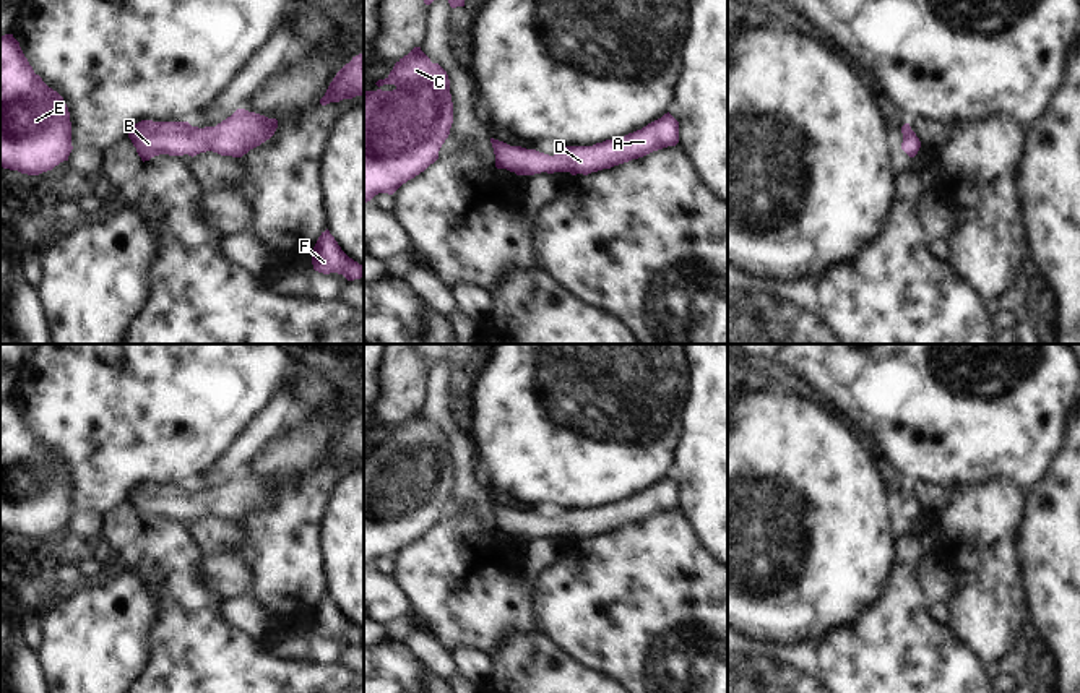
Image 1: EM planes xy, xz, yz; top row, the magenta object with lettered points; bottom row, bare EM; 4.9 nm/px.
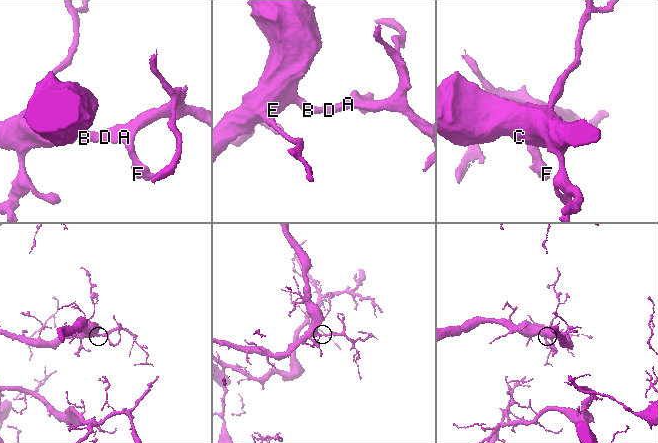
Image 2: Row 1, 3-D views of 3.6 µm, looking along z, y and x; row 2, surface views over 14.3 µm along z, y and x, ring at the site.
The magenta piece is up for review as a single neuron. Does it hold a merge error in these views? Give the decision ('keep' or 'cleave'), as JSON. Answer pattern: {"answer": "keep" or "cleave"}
{"answer": "keep"}

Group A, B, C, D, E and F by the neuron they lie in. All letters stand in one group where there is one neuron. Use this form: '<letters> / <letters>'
A B C D E F

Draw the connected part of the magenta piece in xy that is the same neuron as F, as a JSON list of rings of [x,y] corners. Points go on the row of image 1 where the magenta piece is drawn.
[[[328,229],[322,232],[313,247],[312,265],[318,273],[338,273],[348,281],[361,279],[364,274],[364,266],[341,250]]]

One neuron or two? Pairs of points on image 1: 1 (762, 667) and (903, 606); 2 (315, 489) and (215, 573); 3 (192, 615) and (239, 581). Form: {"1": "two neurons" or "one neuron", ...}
{"1": "one neuron", "2": "two neurons", "3": "two neurons"}

